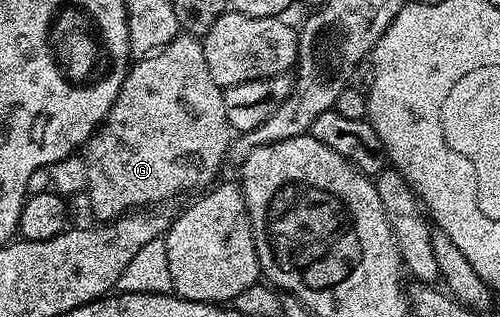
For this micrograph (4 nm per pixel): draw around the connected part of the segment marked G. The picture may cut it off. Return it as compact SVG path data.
M178 34L158 52L140 57L126 72L123 86L101 127L83 148L89 204L98 216L96 219L116 220L138 208L173 202L184 192L208 189L218 179L217 171L229 155L231 129L223 106L224 97L223 89L211 78L211 70L207 70L207 58L203 58L203 46L198 37Z

